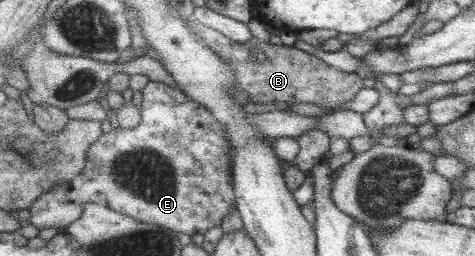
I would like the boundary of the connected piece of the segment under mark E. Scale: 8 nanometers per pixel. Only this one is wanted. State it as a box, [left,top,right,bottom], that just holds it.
[30,80,238,236]

